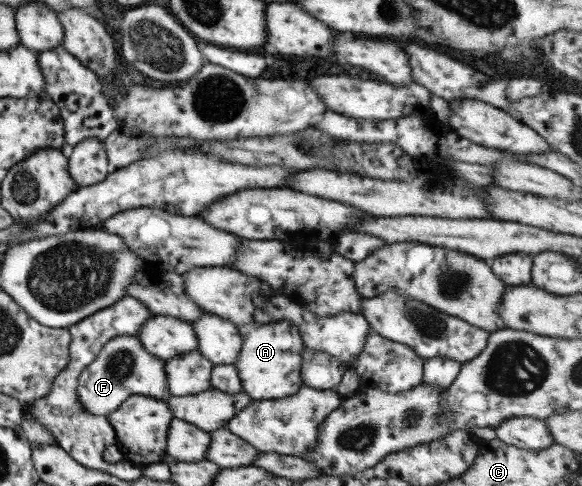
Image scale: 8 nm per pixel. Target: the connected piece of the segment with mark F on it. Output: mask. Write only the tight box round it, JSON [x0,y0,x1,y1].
[76,335,170,416]

